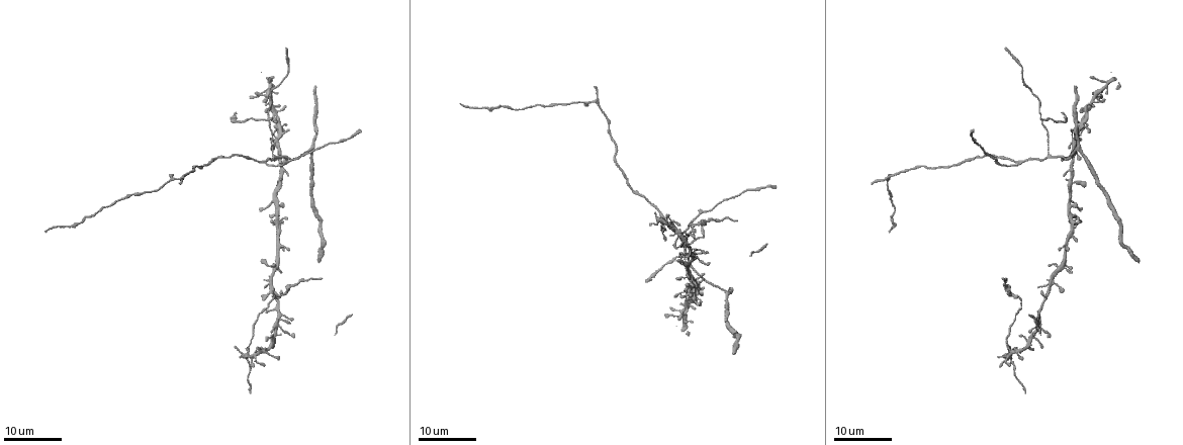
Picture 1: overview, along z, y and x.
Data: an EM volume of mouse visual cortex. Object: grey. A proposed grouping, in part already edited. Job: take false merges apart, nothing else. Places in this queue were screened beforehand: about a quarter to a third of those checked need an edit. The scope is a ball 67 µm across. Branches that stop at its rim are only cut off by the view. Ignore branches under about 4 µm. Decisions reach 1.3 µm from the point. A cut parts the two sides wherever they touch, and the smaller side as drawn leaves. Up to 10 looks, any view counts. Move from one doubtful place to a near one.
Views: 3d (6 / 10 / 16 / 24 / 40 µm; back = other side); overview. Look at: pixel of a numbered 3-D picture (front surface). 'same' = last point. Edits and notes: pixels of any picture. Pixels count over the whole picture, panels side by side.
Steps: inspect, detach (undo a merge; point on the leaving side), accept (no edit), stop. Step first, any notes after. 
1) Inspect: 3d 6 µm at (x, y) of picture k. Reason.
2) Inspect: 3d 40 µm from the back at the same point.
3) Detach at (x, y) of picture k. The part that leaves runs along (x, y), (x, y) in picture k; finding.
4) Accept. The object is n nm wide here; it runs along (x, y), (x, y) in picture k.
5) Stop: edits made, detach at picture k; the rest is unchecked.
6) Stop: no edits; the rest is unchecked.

Inspect: 3d 16 µm at (265, 119) of picture 1. Branch point.

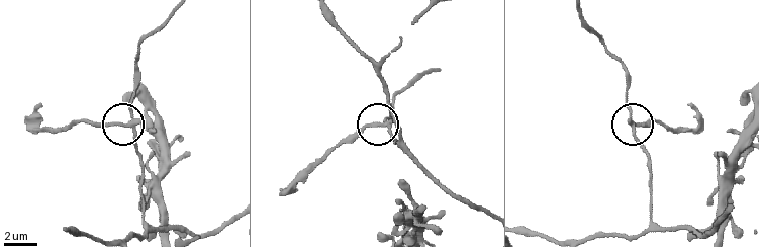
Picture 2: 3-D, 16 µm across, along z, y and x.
Inspect: 3d 10 µm at (631, 125) of picture 2. Zoom in.

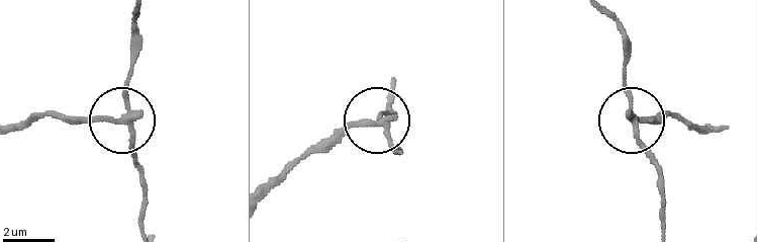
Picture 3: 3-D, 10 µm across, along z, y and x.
Detach at (92, 117) of picture 3. The part that leaves runs along (124, 115), (35, 115), (16, 127) in picture 3; a second neuron is stuck on.

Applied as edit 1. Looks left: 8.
Inspect: 3d 16 µm at (697, 272) of picture 1. Side arm on a straight run.

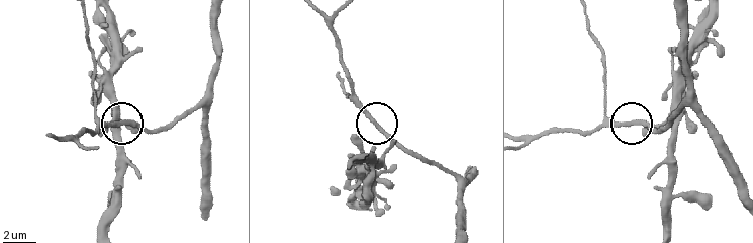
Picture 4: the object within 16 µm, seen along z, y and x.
Inspect: 3d 10 µm at (119, 125) of picture 4.

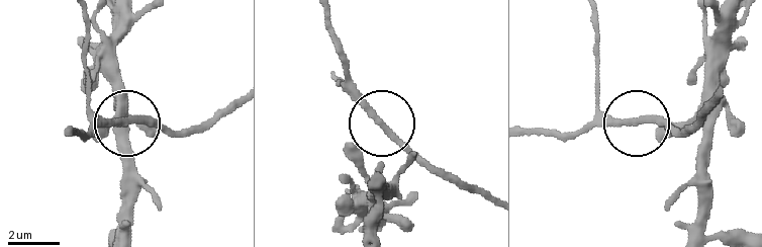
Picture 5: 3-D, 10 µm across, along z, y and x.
Accept. One neuron here.

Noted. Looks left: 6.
Inspect: 3d 24 µm at (1018, 163) of picture 1. A fork.

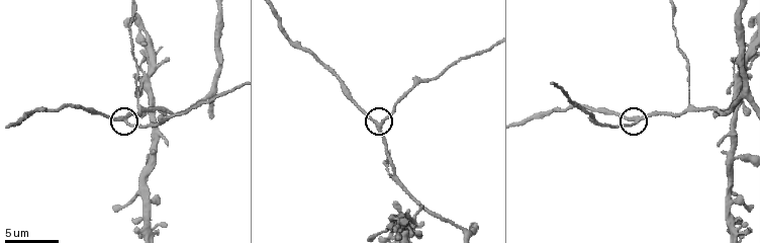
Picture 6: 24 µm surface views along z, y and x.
Inspect: 3d 6 µm at (637, 121) of picture 6.

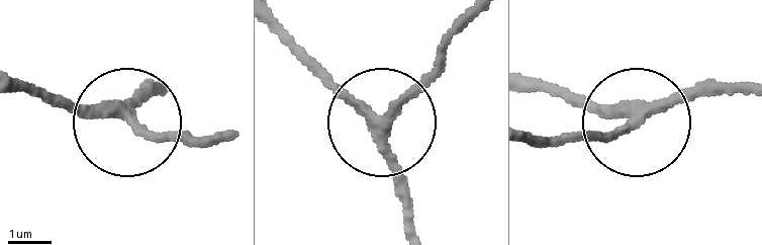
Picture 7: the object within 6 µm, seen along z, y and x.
Accept. The object is 230 nm wide here; it runs along (163, 92), (149, 92), (130, 125), (210, 136) in picture 7; one neuron here.

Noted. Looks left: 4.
Inspect: 3d 16 µm at (247, 354) of picture 1. Small branch off a trunk.

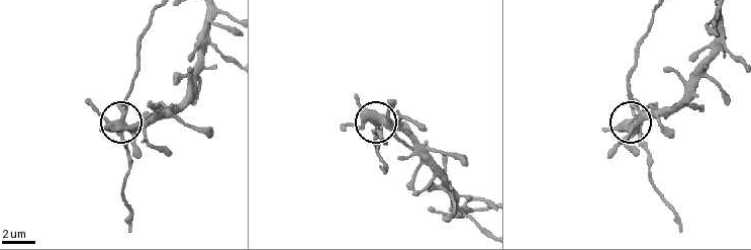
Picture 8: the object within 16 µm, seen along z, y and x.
Inspect: 3d 6 µm at (123, 117) of picture 8. Zoom in.

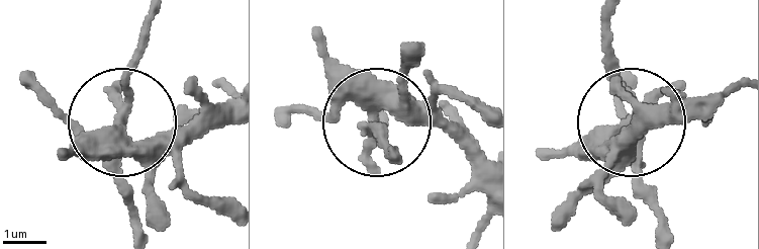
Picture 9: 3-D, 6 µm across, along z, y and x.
Detach at (135, 56) of picture 9. The object is 310 nm wide here; the part that leaves runs along (122, 114), (148, 20) in picture 9; a second neuron is stuck on.

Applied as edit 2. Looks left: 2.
Stop: edits made, detach at picture 3, detach at picture 9; the rest is unchecked.

